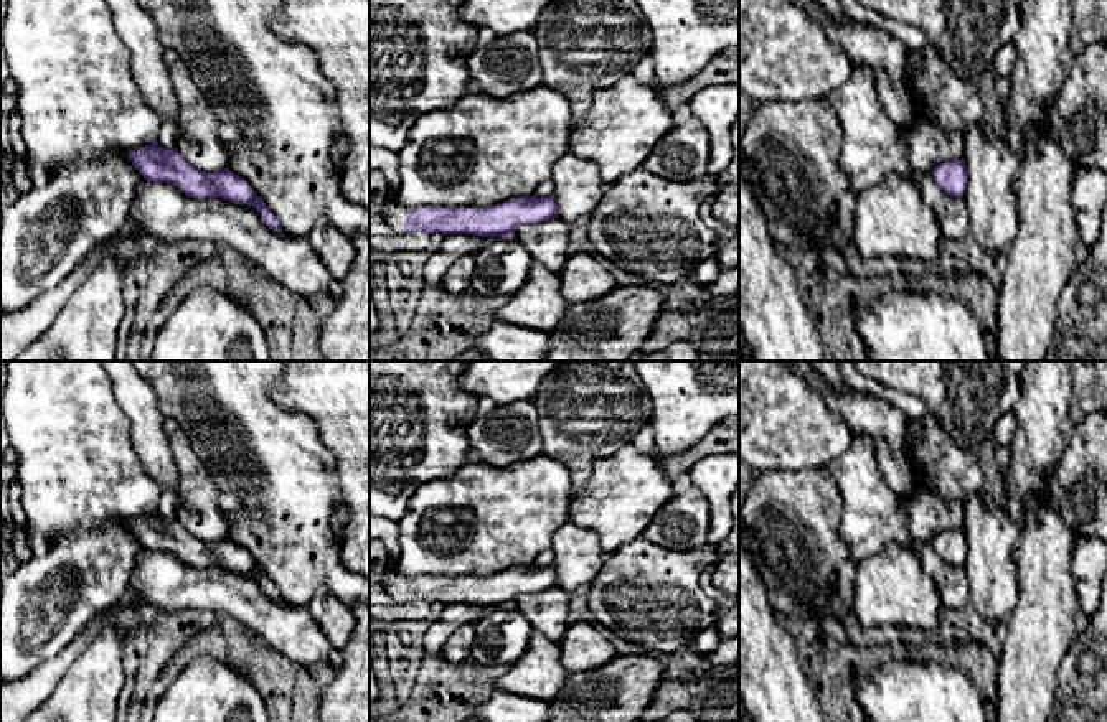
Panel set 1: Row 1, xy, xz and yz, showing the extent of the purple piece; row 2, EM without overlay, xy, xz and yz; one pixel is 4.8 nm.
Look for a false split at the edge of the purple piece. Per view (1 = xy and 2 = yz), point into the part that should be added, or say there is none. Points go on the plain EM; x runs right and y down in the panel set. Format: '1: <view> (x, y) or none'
1: none
2: none

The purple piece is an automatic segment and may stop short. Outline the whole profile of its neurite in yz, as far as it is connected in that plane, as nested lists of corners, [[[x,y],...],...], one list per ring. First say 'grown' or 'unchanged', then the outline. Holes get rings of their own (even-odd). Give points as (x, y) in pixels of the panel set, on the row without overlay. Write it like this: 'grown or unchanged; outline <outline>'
unchanged; outline [[[965,529],[945,531],[934,536],[935,552],[950,565],[963,565],[968,552]]]

